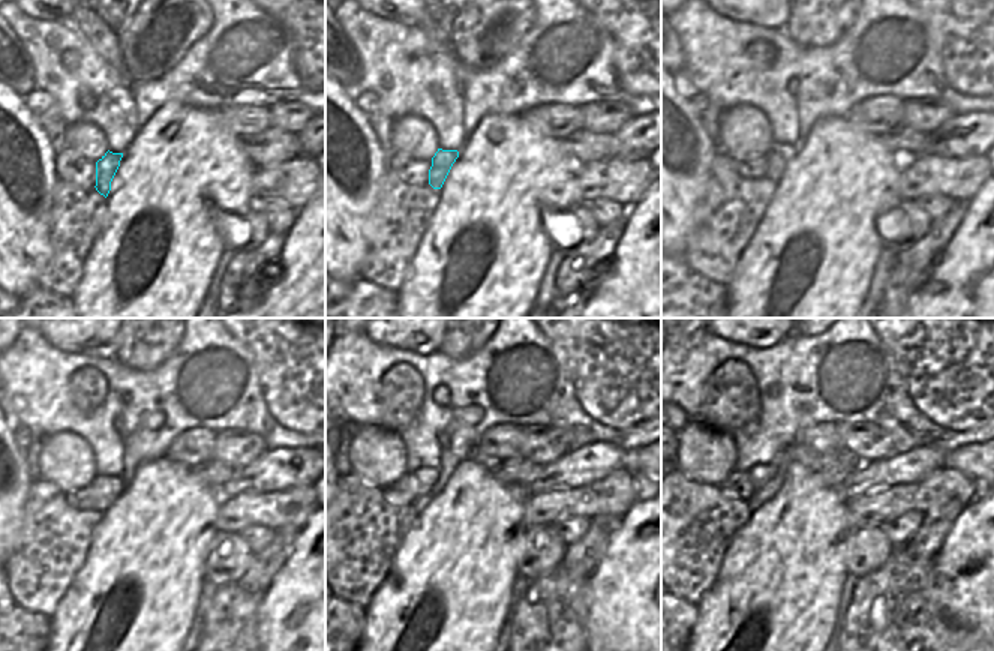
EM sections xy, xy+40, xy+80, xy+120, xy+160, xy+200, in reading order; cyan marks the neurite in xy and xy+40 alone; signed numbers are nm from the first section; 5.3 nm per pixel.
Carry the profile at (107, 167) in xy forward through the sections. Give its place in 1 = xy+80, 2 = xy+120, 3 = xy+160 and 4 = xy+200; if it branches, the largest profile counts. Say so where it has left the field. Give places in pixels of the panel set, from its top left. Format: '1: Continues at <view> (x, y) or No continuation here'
1: Continues at xy+80 (780, 155)
2: Continues at xy+120 (104, 489)
3: Continues at xy+160 (426, 477)
4: Continues at xy+200 (762, 474).

